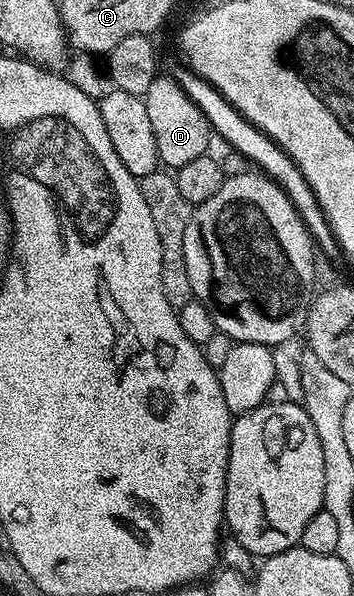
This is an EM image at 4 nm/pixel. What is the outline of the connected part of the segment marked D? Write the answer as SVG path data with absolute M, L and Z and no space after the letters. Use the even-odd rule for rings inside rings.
M169 75L154 78L152 87L148 87L145 98L148 107L148 120L152 122L152 135L156 135L158 160L167 170L177 171L184 163L206 156L208 135L212 131L210 120L196 107L196 103Z

